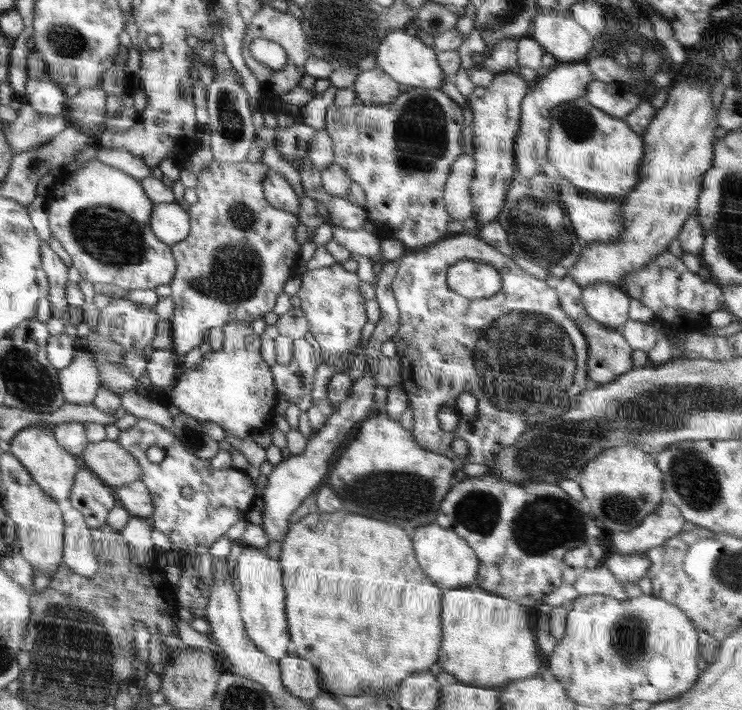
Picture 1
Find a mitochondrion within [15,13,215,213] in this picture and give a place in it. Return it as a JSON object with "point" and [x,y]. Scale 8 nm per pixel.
{"point":[65,40]}

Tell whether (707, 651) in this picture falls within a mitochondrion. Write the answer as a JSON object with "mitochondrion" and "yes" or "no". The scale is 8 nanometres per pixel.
{"mitochondrion":"no"}

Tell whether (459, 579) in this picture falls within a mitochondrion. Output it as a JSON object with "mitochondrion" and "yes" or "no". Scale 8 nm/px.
{"mitochondrion":"no"}

